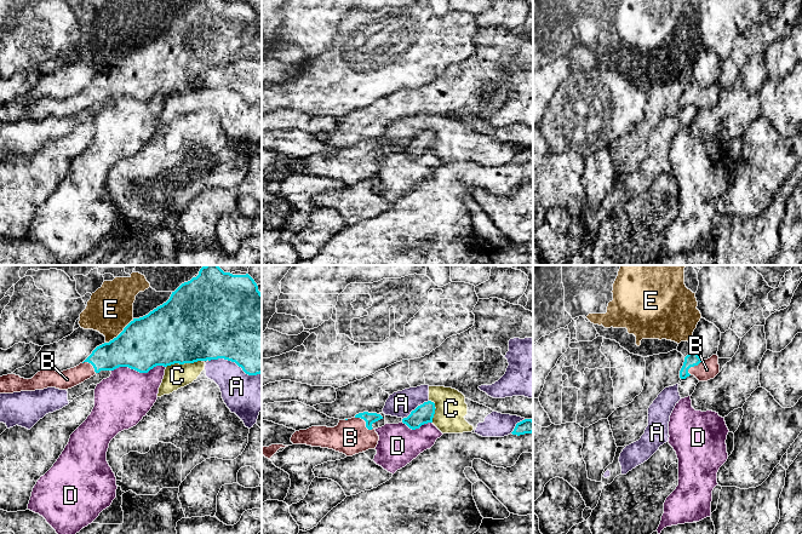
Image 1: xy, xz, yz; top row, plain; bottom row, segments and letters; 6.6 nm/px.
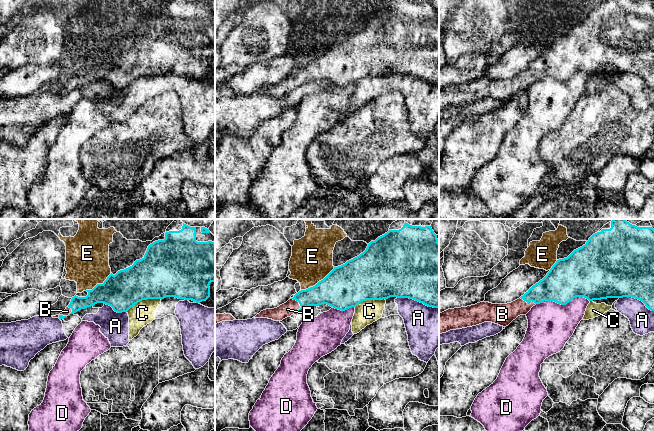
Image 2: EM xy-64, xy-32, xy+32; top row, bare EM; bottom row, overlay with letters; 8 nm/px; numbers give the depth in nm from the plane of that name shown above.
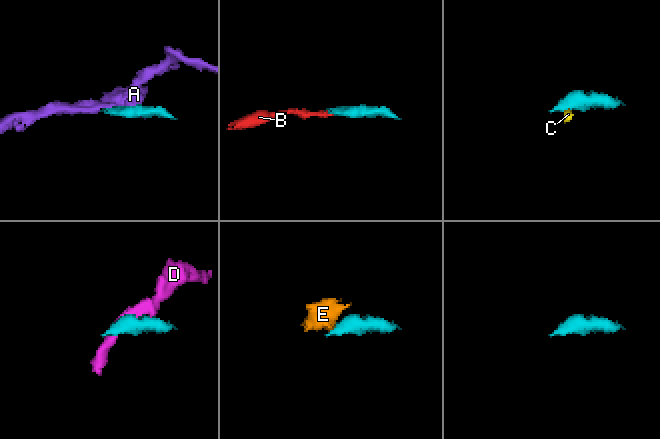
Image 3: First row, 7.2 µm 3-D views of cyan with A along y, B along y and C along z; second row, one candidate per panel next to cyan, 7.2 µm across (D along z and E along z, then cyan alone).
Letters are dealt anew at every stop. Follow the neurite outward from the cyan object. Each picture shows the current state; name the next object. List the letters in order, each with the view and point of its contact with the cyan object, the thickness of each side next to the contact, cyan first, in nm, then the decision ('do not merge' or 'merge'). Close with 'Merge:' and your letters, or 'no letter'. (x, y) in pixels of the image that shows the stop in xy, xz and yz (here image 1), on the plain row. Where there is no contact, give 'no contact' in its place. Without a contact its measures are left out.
A: contact xy (235, 91); calibres 500 and 280 nm; do not merge
B: contact xz (365, 149); calibres 80 and 240 nm; merge
C: contact xy (183, 92); calibres 460 and 160 nm; do not merge
D: contact xy (137, 99); calibres 360 and 360 nm; do not merge
E: contact xy (120, 62); calibres 360 and 300 nm; do not merge
Merge: B

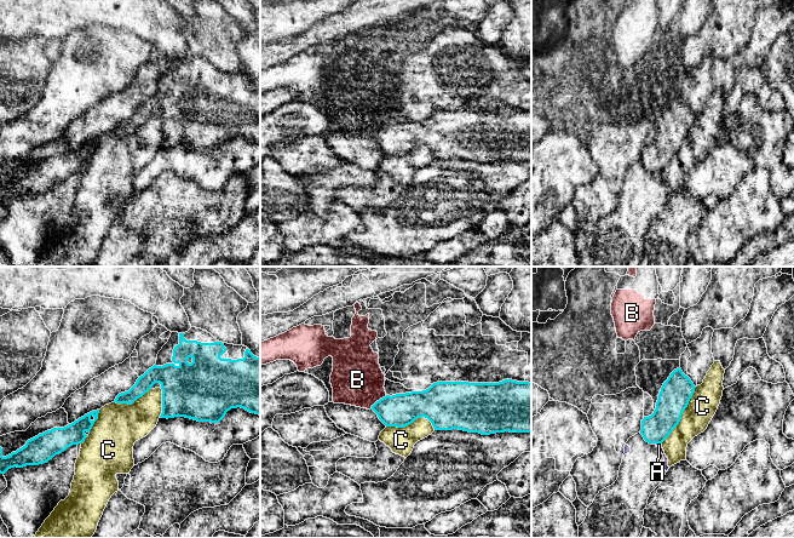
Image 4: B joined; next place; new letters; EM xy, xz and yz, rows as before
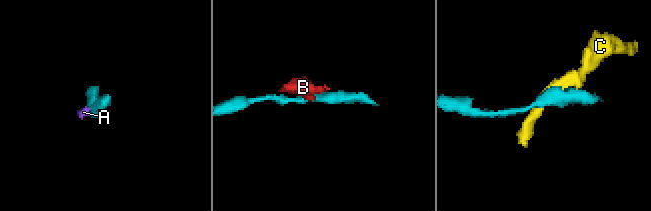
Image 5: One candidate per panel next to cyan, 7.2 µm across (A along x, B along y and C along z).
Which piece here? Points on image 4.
A: contact yz (656, 171); calibres 190 and 30 nm; do not merge
B: contact xz (379, 129); calibres 220 and 340 nm; do not merge
C: contact yz (682, 143); calibres 200 and 190 nm; do not merge
Merge: no letter

